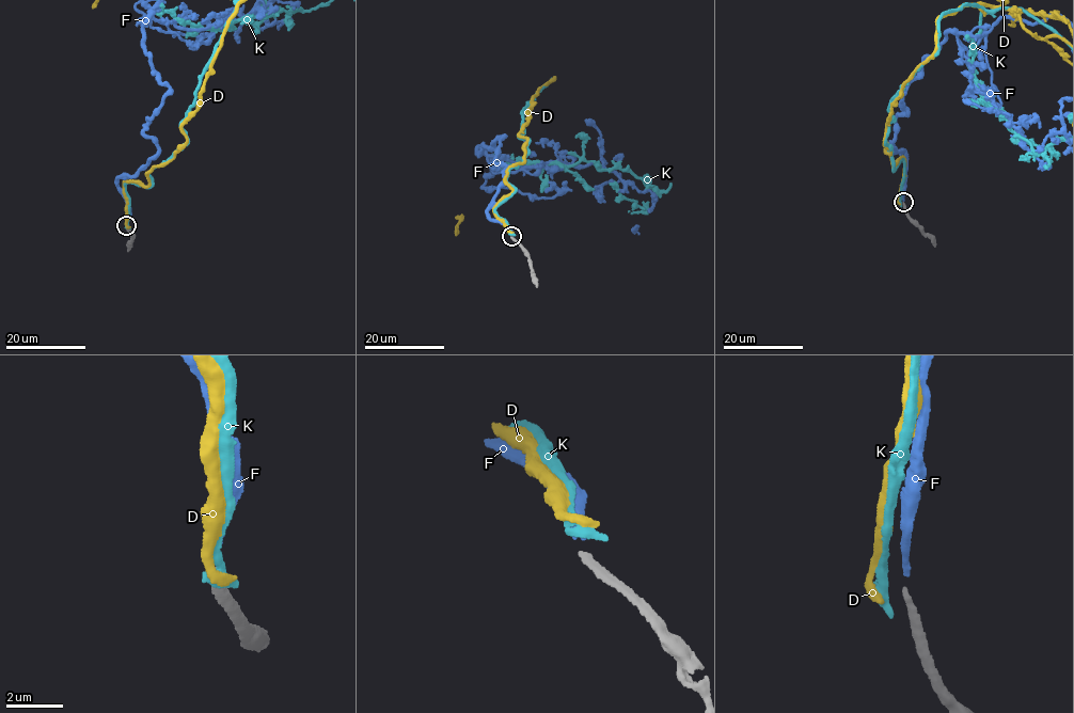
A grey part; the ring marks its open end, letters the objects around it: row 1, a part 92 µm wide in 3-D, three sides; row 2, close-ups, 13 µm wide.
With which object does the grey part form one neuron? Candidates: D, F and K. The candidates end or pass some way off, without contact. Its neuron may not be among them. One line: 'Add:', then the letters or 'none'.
Add: F

